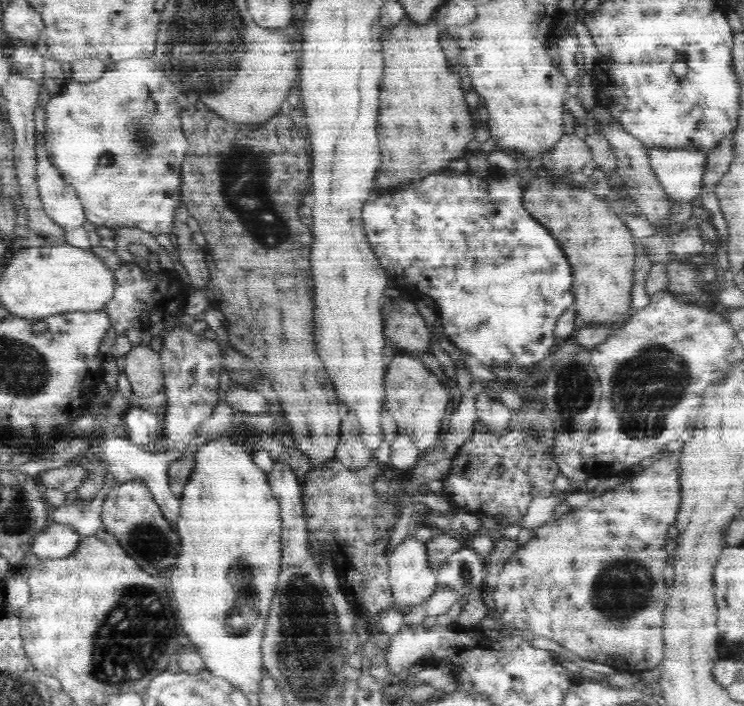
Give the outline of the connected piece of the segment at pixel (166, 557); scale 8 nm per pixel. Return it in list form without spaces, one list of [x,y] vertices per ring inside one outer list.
[[[124,481],[110,486],[110,492],[104,502],[102,519],[107,532],[114,533],[120,539],[122,547],[148,574],[156,576],[162,570],[168,570],[169,574],[174,568],[181,551],[177,525],[174,526],[162,515],[162,510],[146,481]]]

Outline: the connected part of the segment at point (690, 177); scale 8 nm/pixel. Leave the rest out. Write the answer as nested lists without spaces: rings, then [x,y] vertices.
[[[650,147],[651,166],[668,196],[693,199],[703,191],[709,152],[702,149]]]

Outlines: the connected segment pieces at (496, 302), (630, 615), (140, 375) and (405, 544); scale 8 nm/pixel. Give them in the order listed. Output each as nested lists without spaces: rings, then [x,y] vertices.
[[[447,171],[426,176],[422,181],[404,186],[404,190],[396,190],[394,194],[386,194],[386,196],[374,194],[362,210],[367,241],[374,249],[379,265],[384,269],[389,280],[398,287],[414,286],[420,290],[421,297],[432,298],[437,318],[442,322],[444,336],[450,340],[450,344],[492,370],[498,368],[507,370],[512,366],[534,368],[543,359],[550,357],[555,348],[554,328],[558,317],[574,302],[574,295],[570,288],[570,266],[566,258],[562,258],[562,252],[558,250],[554,238],[550,238],[548,230],[544,230],[525,209],[523,194],[524,190],[518,183],[518,176],[505,175],[502,180],[488,180],[488,177],[464,176],[464,174]]]
[[[677,453],[667,454],[667,457],[658,457],[646,465],[646,469],[633,475],[628,480],[618,484],[616,488],[607,491],[600,496],[588,498],[586,504],[580,508],[572,508],[566,514],[556,516],[555,513],[538,528],[534,529],[534,536],[524,545],[512,553],[512,556],[496,572],[497,586],[492,592],[495,600],[495,610],[500,615],[500,622],[514,630],[530,630],[536,636],[544,636],[568,650],[578,654],[584,660],[606,664],[618,671],[630,672],[630,674],[644,673],[654,669],[663,661],[663,622],[665,606],[671,583],[664,577],[666,568],[666,551],[664,549],[668,538],[668,527],[675,522],[675,514],[680,500],[680,488],[678,482],[678,457]]]
[[[140,343],[124,356],[125,372],[138,396],[147,397],[163,390],[165,376],[161,354],[150,345]]]
[[[407,536],[387,557],[393,600],[402,606],[424,602],[437,589],[438,576],[428,563],[426,547]]]

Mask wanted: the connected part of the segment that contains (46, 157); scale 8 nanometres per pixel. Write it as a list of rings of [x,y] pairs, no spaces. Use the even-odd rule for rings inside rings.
[[[35,134],[36,172],[38,185],[40,185],[40,198],[42,199],[42,203],[44,203],[44,209],[46,209],[46,213],[52,219],[68,229],[68,244],[82,250],[89,250],[91,248],[91,242],[88,240],[85,229],[82,228],[85,220],[85,212],[79,201],[77,192],[70,182],[64,179],[60,170],[52,163],[50,154],[46,151],[45,144],[46,135]]]

